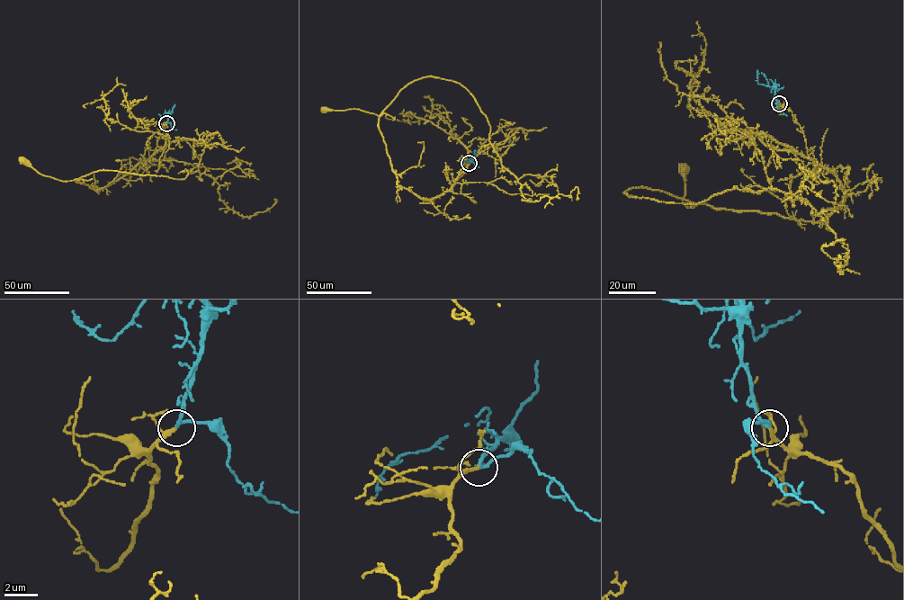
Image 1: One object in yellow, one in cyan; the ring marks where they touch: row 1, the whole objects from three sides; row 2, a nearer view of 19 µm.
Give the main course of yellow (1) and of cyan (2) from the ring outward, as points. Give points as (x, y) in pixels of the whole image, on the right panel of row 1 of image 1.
1: (779, 103), (801, 128), (809, 156), (844, 191), (844, 200), (824, 219), (687, 207), (683, 169)
2: (779, 103), (773, 86), (758, 83), (757, 69)

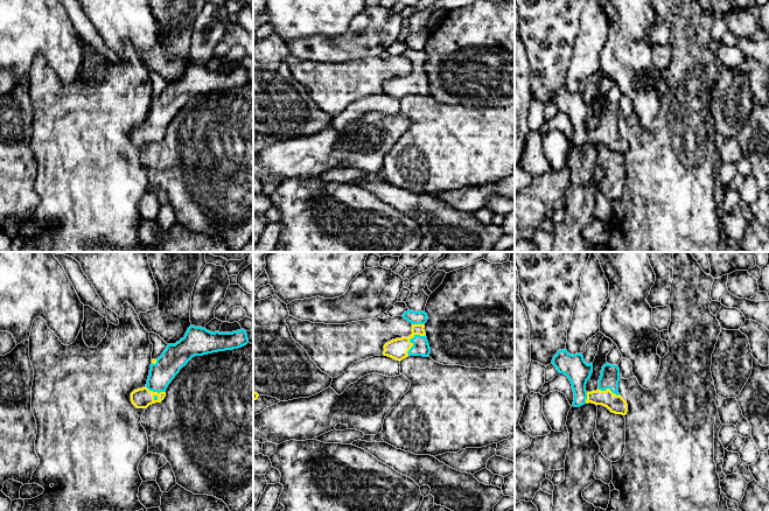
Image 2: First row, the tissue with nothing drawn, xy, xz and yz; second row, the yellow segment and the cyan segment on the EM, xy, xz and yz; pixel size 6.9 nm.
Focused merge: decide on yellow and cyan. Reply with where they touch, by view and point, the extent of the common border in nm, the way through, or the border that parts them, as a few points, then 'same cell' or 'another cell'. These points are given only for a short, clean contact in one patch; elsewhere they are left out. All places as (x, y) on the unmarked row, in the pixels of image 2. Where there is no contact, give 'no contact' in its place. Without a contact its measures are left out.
xz (410, 77) | 190 nm | across xz (397, 88), (410, 77), (420, 85) | same cell

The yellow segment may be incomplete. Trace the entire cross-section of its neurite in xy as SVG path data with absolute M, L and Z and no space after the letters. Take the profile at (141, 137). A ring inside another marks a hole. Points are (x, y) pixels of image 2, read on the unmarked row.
M190 64L175 83L168 83L158 98L152 98L147 122L131 132L131 140L137 147L147 147L161 141L166 128L180 108L195 94L233 89L249 82L246 69L232 71L211 71L202 65Z

